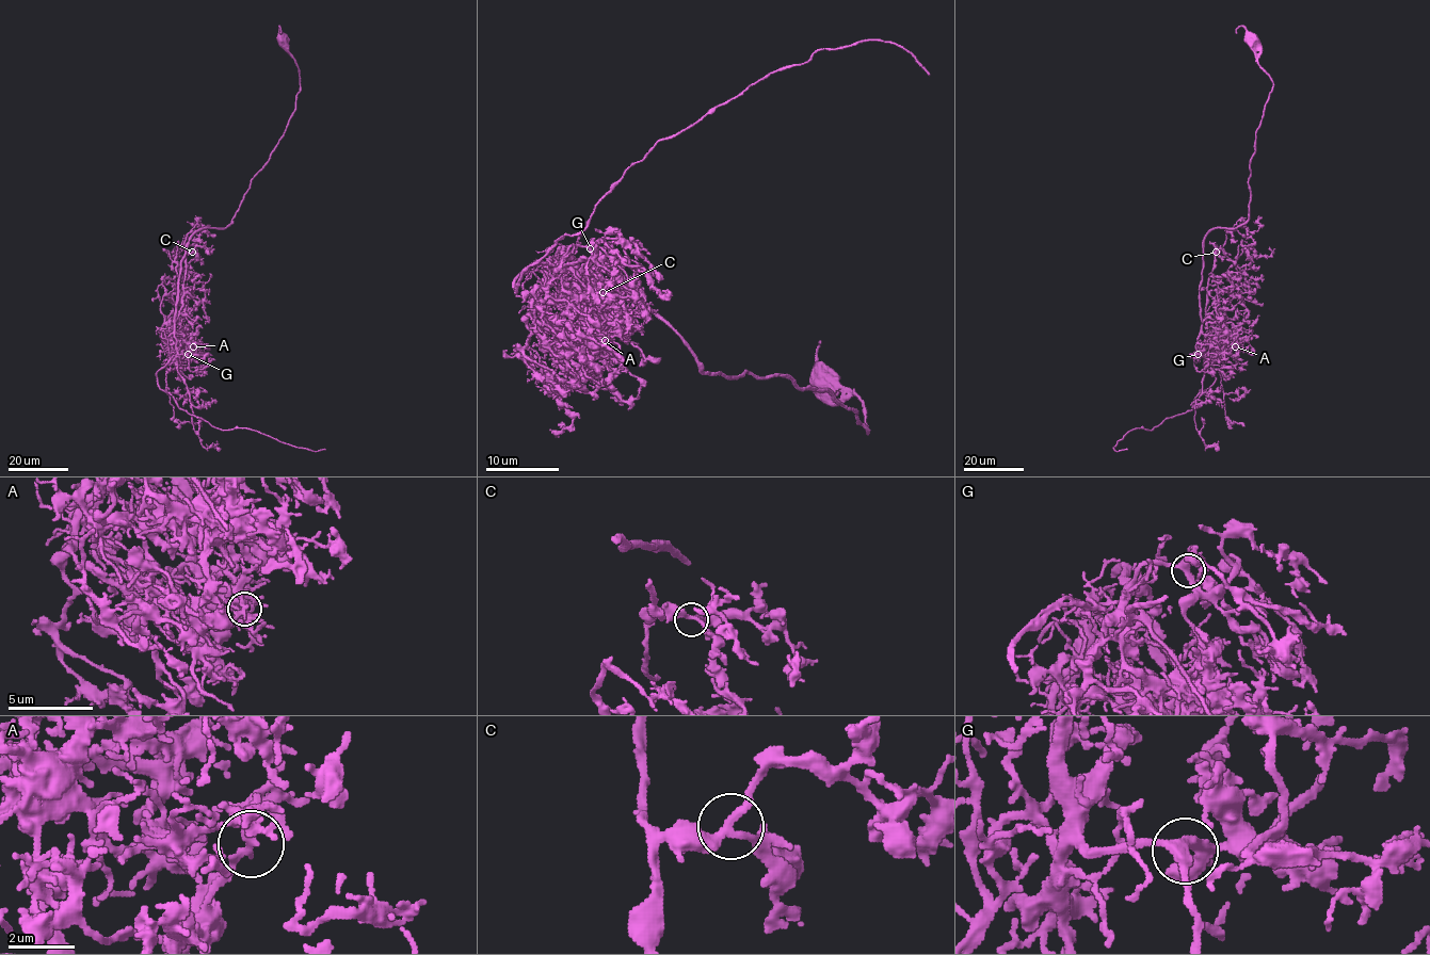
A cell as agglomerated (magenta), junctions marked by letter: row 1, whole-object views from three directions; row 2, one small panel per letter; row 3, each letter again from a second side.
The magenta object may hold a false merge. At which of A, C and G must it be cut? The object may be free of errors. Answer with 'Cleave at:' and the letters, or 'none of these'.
Cleave at: A

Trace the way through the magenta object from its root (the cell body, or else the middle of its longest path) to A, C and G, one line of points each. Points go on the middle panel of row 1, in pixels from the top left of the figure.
A: (826, 381), (862, 400), (867, 432), (788, 376), (704, 373), (605, 269), (564, 252), (605, 340)
C: (826, 381), (862, 400), (867, 432), (829, 391), (788, 376), (704, 373), (605, 269), (561, 256), (603, 292)
G: (826, 381), (862, 400), (867, 432), (829, 391), (788, 376), (704, 373), (605, 269), (559, 256), (590, 248)

